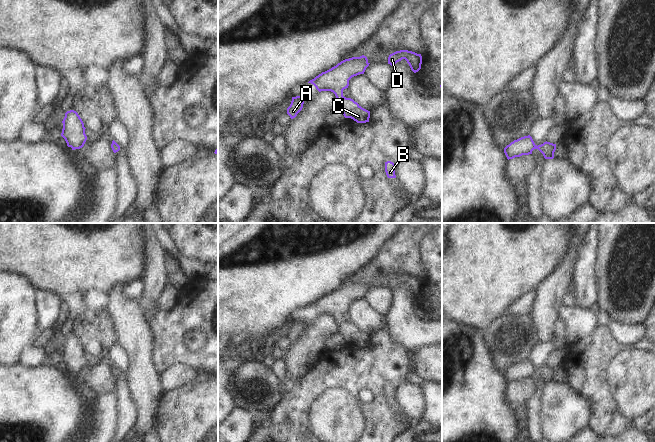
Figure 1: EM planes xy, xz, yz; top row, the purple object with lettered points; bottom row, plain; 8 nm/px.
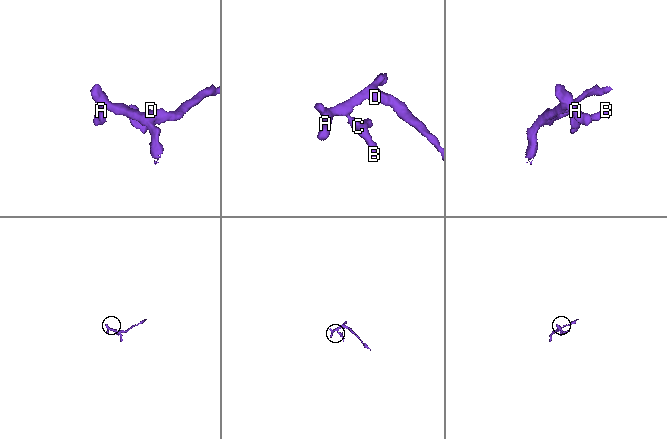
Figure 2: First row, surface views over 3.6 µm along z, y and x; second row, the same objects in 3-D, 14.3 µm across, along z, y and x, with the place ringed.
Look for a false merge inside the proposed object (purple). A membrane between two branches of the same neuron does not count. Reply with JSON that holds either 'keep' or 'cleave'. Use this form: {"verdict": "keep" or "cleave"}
{"verdict": "keep"}

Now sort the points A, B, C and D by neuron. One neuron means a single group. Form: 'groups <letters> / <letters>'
groups A B C D

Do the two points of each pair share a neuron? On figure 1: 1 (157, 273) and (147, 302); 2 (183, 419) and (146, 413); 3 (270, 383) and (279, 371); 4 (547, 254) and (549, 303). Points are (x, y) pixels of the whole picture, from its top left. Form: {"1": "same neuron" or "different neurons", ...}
{"1": "same neuron", "2": "different neurons", "3": "different neurons", "4": "different neurons"}

